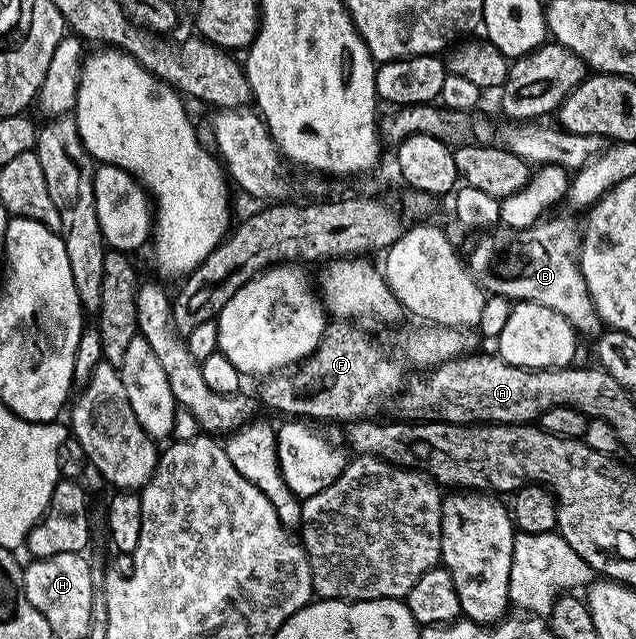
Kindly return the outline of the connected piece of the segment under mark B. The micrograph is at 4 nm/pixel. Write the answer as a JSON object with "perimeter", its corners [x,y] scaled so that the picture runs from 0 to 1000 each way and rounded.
{"perimeter":[[[866,341],[825,360],[786,357],[778,362],[780,368],[756,365],[742,393],[733,397],[733,415],[750,444],[761,449],[769,462],[796,466],[807,474],[852,476],[884,493],[906,515],[907,524],[942,524],[947,505],[907,404],[914,355],[907,349],[904,354],[893,341]]]}

